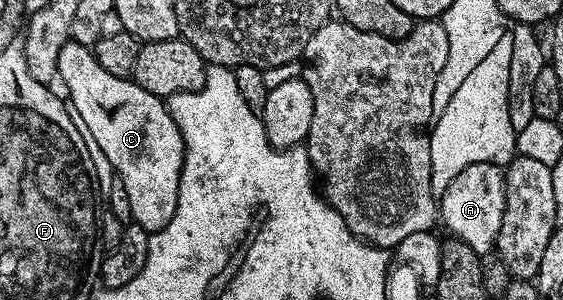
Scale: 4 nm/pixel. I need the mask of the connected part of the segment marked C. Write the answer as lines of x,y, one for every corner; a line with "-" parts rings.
68,41
57,57
58,82
67,90
66,98
76,107
93,133
94,140
108,158
114,174
125,181
129,192
131,218
141,229
154,233
165,229
177,213
177,193
183,168
183,138
166,102
153,93
145,93
132,78
113,77
97,65
92,48

